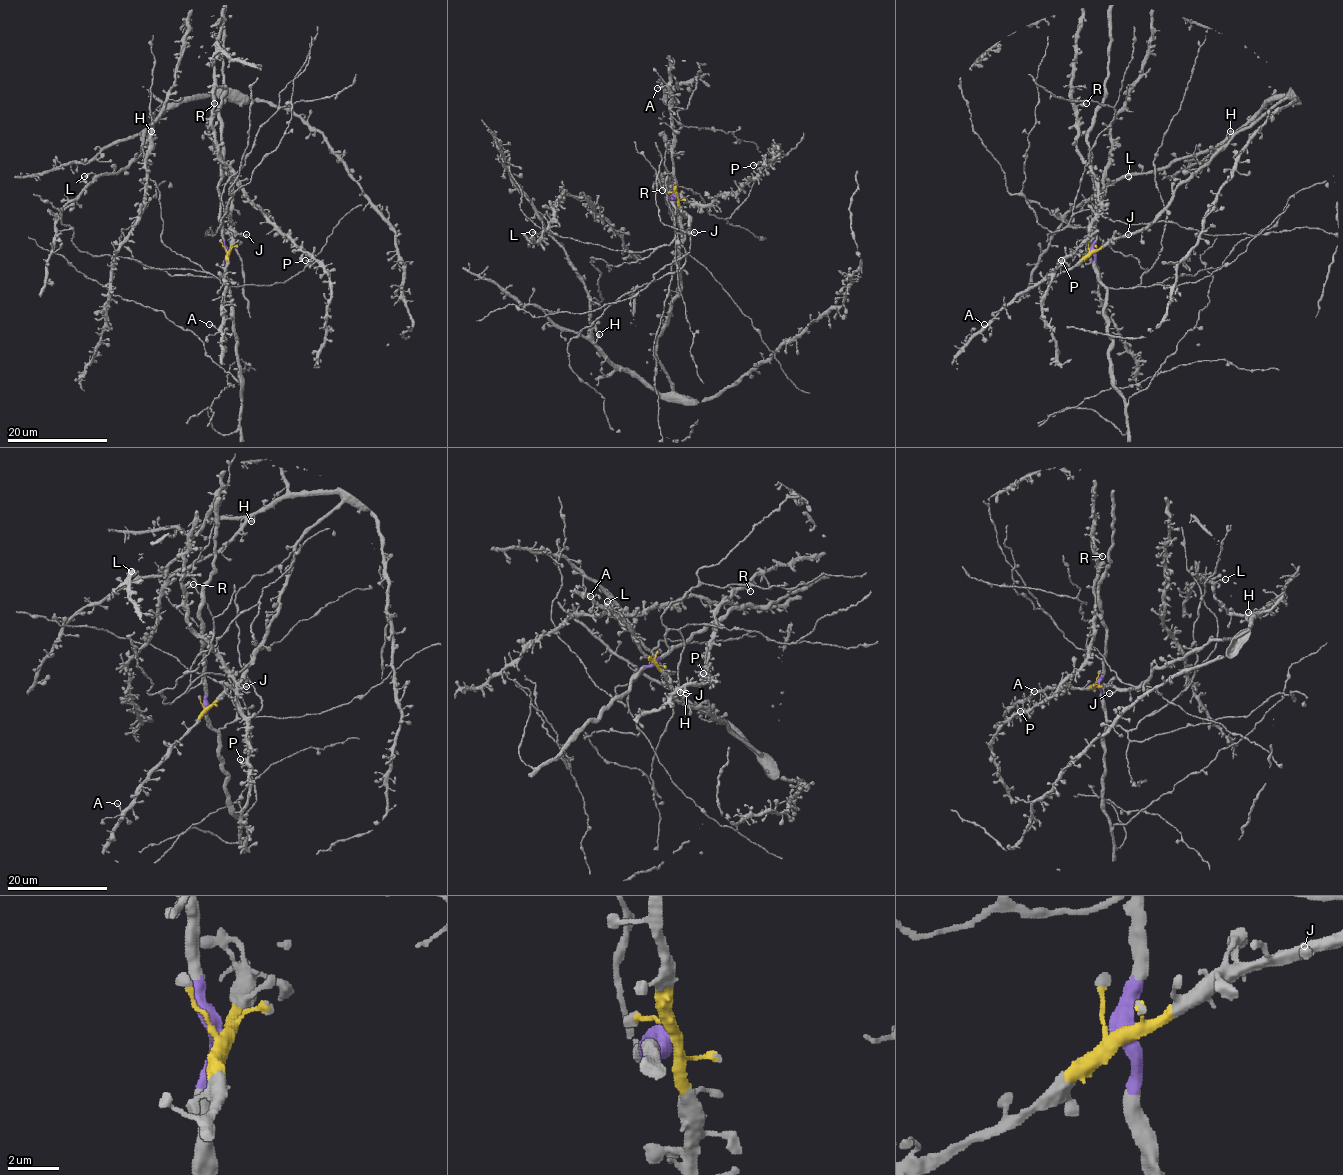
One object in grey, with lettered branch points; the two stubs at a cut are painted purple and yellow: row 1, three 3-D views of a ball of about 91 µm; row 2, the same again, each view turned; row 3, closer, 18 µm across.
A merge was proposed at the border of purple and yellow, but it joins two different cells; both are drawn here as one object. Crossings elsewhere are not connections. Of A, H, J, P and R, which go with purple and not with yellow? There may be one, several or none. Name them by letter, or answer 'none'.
P, R

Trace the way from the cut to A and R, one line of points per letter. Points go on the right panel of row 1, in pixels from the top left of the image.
A: (1091, 251), (1071, 267), (1046, 276), (1020, 291), (982, 328), (983, 324)
R: (1091, 251), (1095, 244), (1095, 188), (1091, 165), (1076, 144), (1077, 107), (1086, 103)

